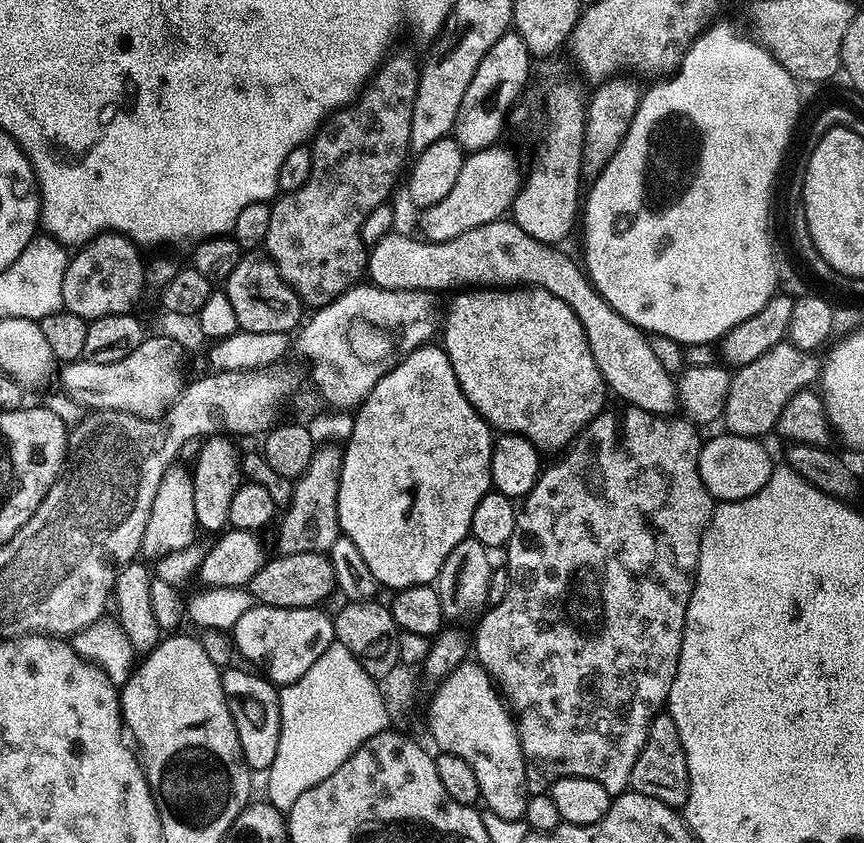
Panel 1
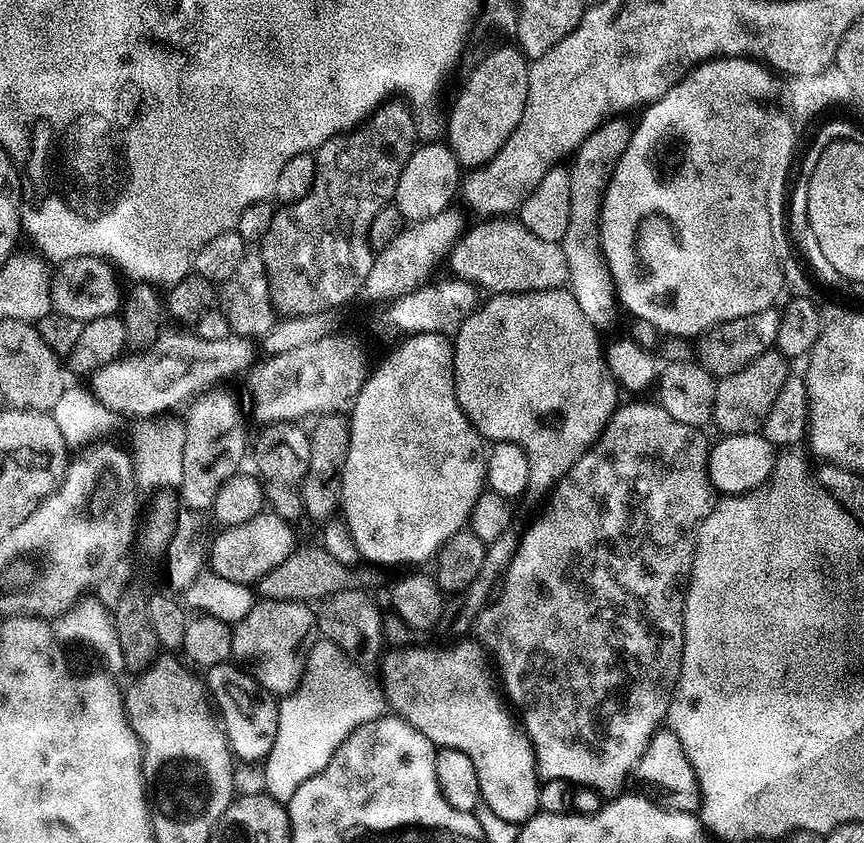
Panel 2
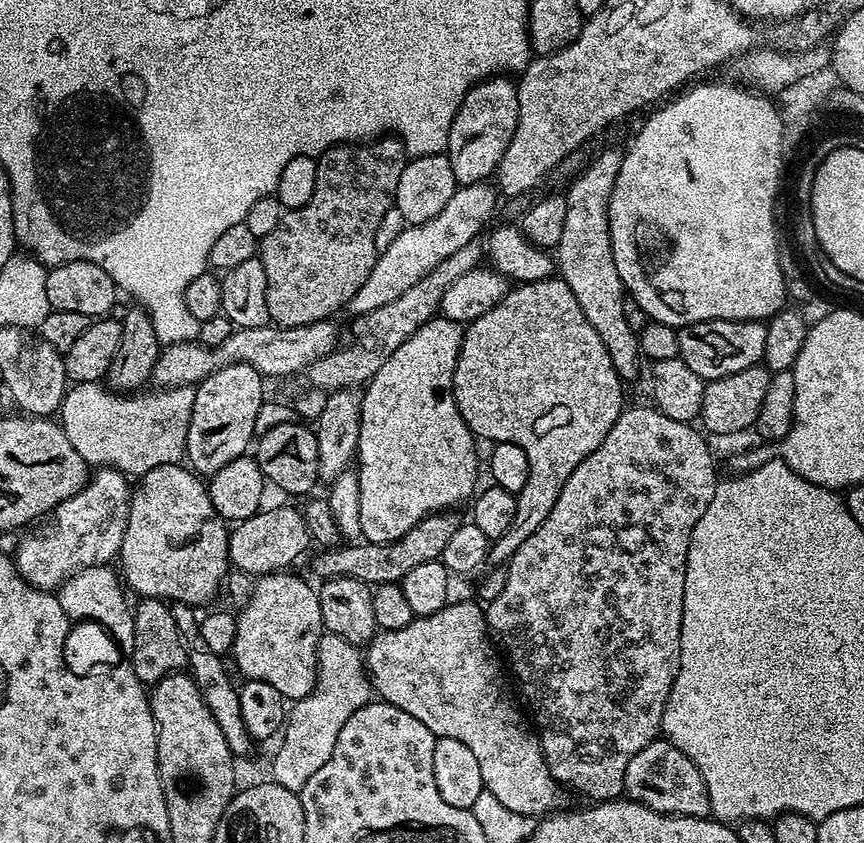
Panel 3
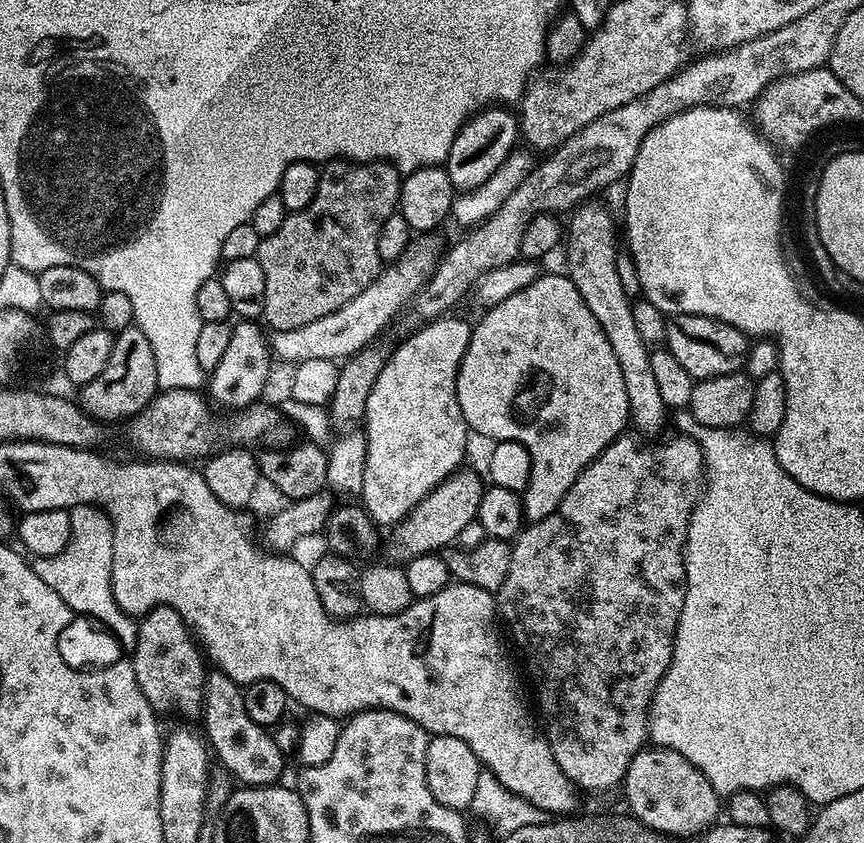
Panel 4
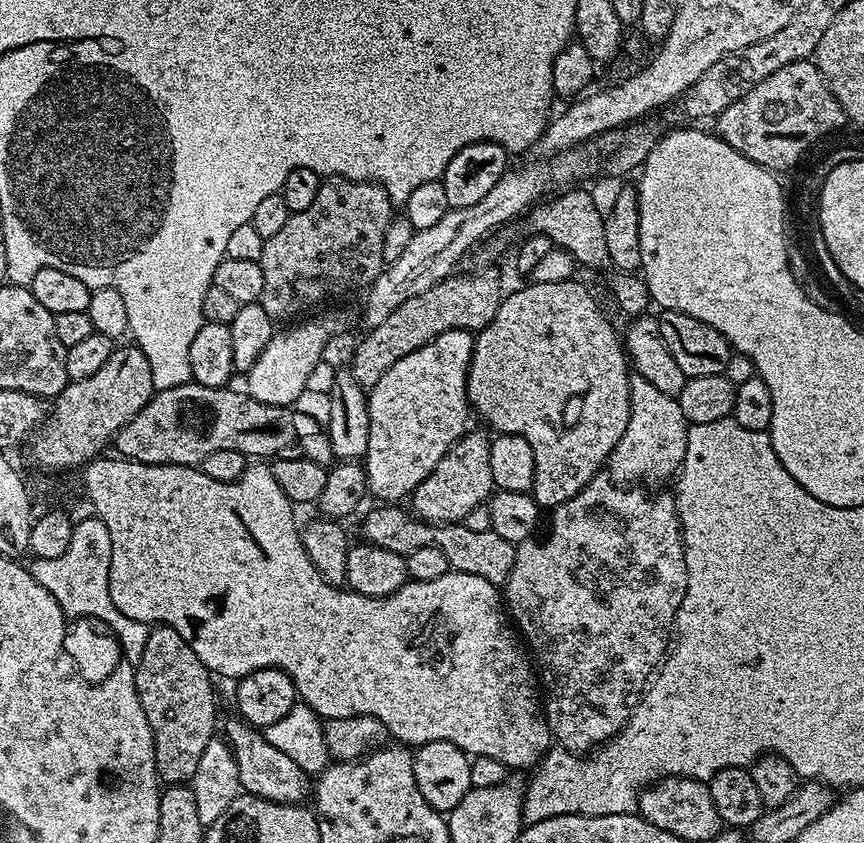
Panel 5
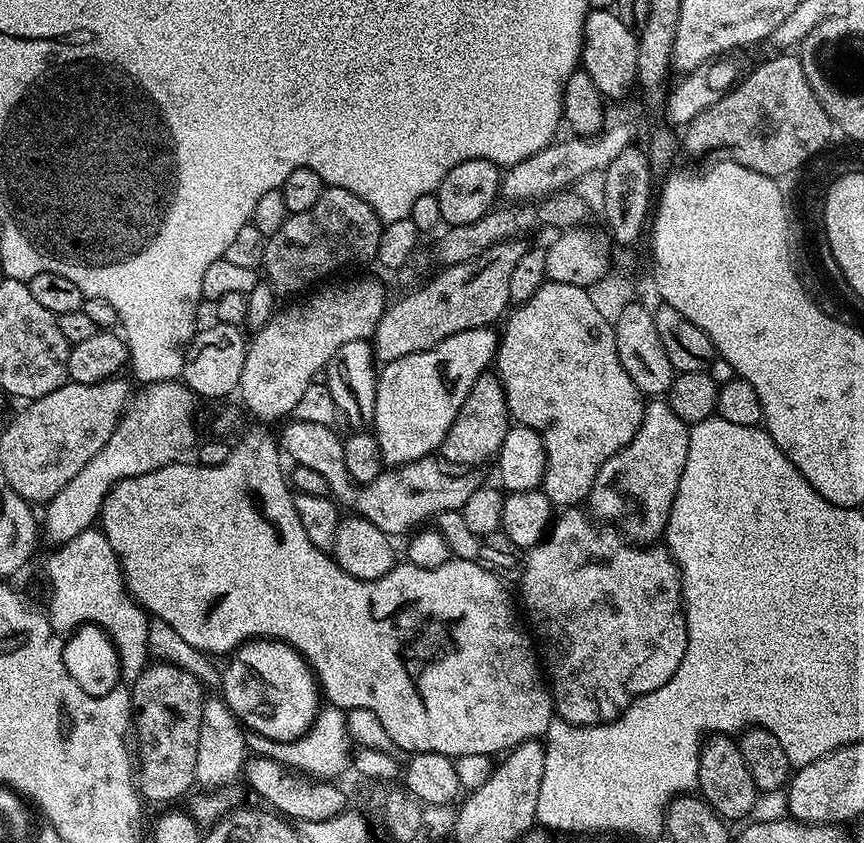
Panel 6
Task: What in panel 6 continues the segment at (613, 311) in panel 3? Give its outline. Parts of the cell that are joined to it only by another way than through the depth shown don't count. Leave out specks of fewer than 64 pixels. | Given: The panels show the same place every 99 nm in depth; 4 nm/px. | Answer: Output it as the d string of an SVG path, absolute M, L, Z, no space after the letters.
M649 399L638 434L598 470L586 501L591 515L600 522L613 520L617 524L613 525L637 545L655 545L656 539L669 531L672 503L680 490L682 470L688 467L688 430L689 425L674 414L667 399Z

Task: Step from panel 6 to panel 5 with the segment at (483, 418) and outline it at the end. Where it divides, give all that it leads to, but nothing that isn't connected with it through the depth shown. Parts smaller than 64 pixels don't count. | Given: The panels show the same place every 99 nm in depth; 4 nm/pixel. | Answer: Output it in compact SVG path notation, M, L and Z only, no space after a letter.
M465 431L456 444L446 450L442 462L438 462L434 471L412 492L410 508L421 520L428 520L432 524L463 522L471 511L481 507L493 495L494 485L490 474L492 440L472 431Z

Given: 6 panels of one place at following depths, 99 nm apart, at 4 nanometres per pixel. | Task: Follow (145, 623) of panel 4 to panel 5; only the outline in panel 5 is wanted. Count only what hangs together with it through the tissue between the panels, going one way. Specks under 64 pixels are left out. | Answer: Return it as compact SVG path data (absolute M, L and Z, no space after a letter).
M165 623L149 631L146 650L142 650L142 658L134 667L138 698L142 702L142 710L146 710L146 718L154 734L156 772L165 785L187 785L194 770L198 770L202 750L206 750L218 732L218 697L214 691L213 677L198 654L190 650L186 638Z

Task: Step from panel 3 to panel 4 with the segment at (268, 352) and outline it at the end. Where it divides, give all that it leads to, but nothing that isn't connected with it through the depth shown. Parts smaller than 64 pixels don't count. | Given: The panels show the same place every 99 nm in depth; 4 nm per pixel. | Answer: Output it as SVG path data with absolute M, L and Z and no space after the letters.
M413 247L399 260L389 263L381 271L358 298L350 298L346 306L334 310L334 314L326 314L326 318L318 318L318 322L306 322L306 326L298 326L298 330L282 330L272 332L270 336L270 352L277 361L285 360L289 366L295 366L307 359L324 358L335 362L343 362L355 352L361 352L373 343L372 340L400 311L415 301L424 288L424 283L432 276L438 263L438 252L432 248Z

